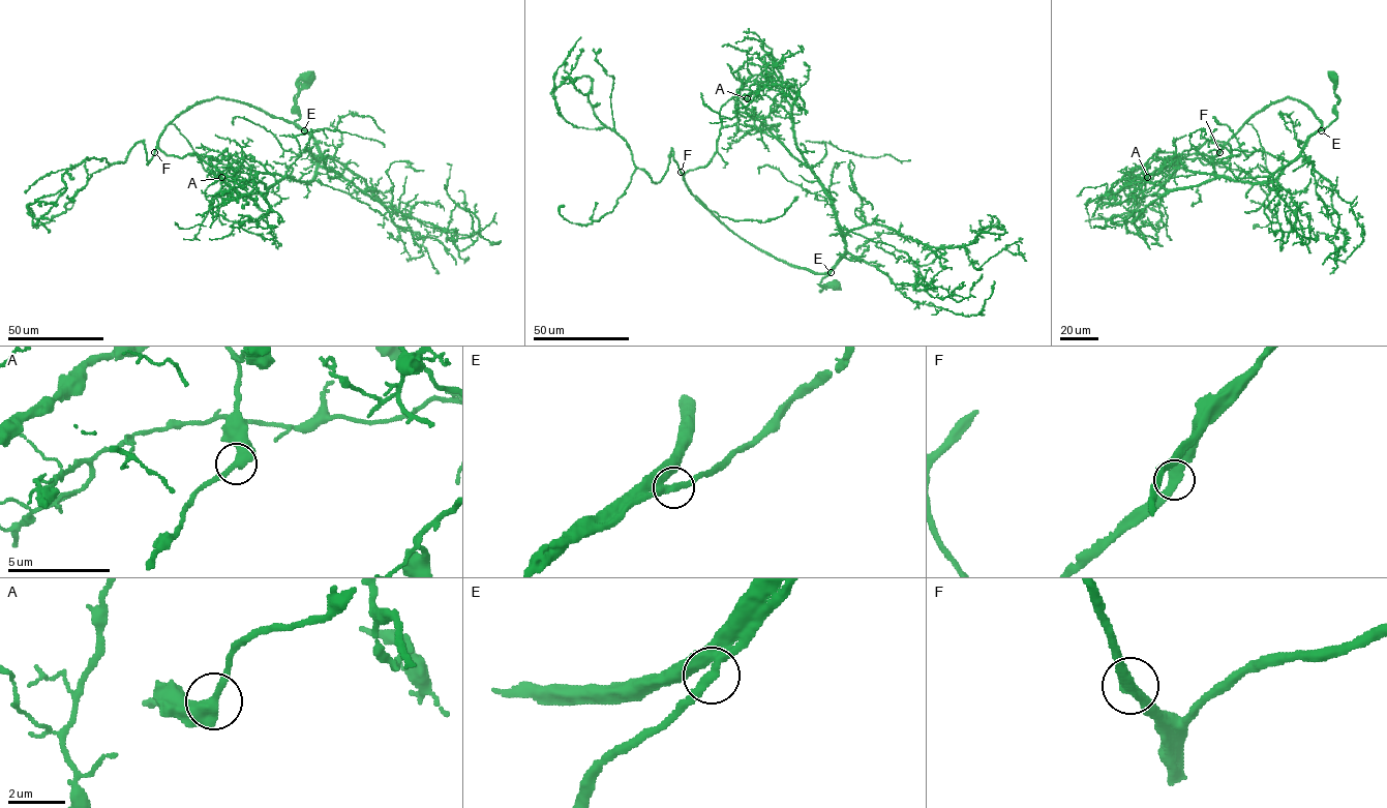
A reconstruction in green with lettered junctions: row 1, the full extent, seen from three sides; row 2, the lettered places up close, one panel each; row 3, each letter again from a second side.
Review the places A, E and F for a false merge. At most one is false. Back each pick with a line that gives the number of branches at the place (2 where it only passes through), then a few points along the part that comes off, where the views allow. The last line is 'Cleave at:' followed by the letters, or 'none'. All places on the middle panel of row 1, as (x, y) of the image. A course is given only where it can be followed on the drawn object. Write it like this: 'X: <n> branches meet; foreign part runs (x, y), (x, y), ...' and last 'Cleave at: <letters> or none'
Cleave at: none

